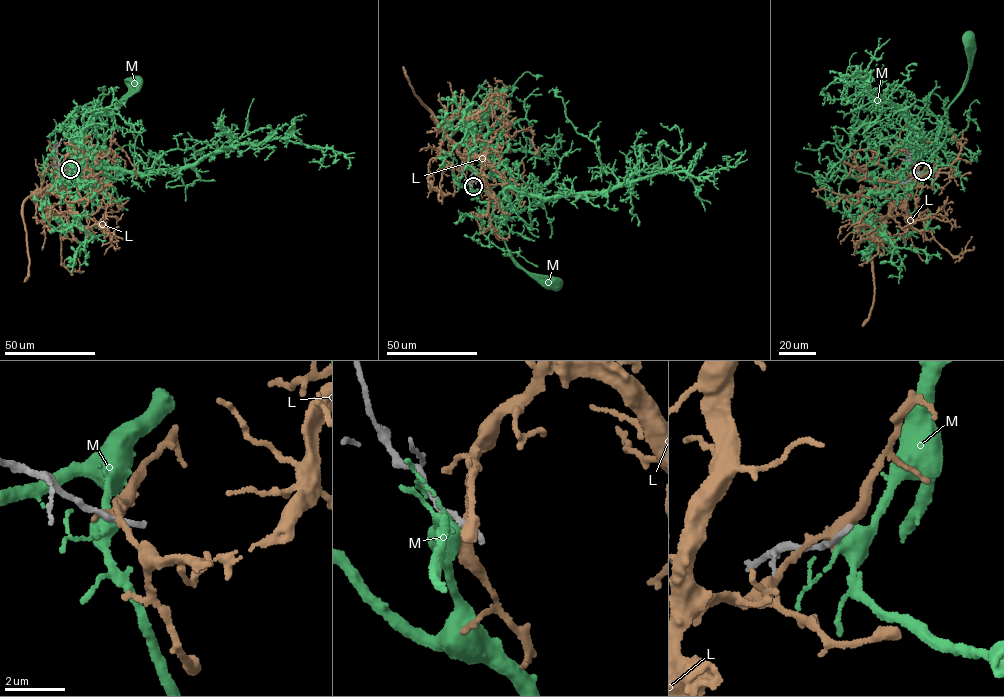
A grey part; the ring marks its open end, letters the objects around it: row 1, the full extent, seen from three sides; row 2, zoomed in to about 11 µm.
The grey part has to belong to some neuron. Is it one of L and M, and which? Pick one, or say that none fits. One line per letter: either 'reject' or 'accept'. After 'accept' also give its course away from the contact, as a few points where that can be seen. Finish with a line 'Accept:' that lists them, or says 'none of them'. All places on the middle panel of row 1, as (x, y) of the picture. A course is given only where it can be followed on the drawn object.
L: reject
M: reject
Accept: none of them

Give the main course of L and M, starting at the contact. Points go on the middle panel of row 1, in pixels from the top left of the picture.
L: (471, 185), (476, 172), (459, 154), (460, 144), (501, 128), (509, 136), (527, 129), (538, 149), (534, 154)
M: (471, 185), (472, 192), (481, 201), (492, 203), (490, 228), (502, 237), (513, 259), (544, 283), (555, 284)

